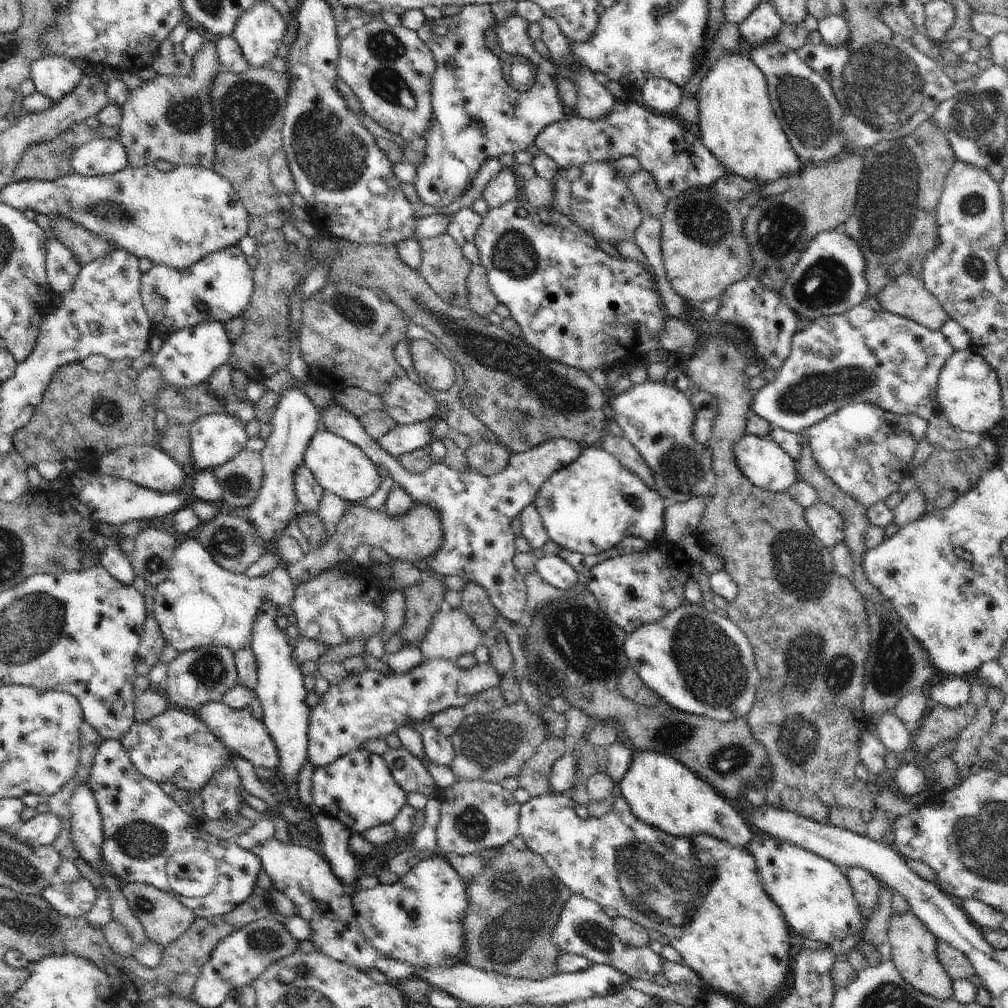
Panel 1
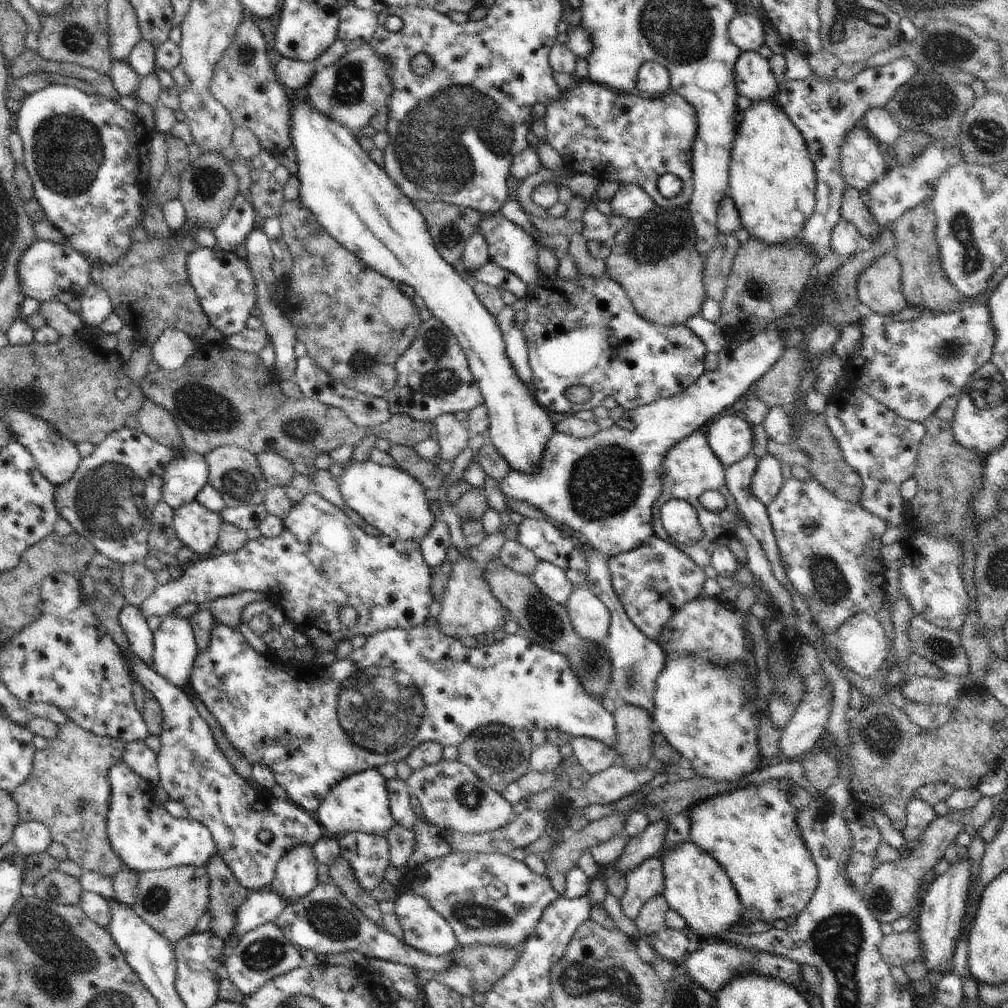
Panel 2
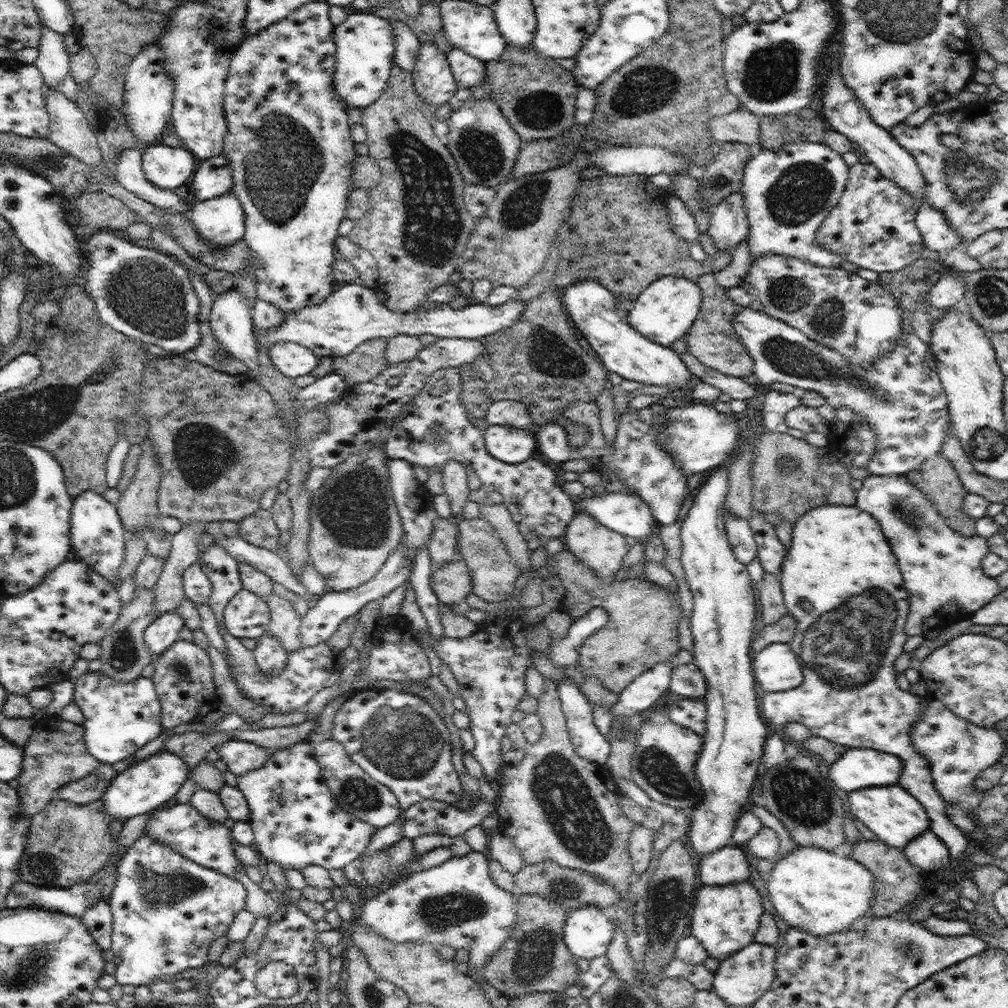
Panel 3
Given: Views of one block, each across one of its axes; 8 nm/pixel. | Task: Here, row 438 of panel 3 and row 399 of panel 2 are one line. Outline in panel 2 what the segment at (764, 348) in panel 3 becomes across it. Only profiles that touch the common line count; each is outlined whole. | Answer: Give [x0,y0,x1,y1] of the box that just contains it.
[844,302,997,423]

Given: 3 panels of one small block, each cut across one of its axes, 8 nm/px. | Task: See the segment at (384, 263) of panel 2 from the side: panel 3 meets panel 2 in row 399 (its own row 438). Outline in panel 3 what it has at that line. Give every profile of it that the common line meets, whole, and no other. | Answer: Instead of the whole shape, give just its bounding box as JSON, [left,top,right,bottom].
[483,424,537,464]

